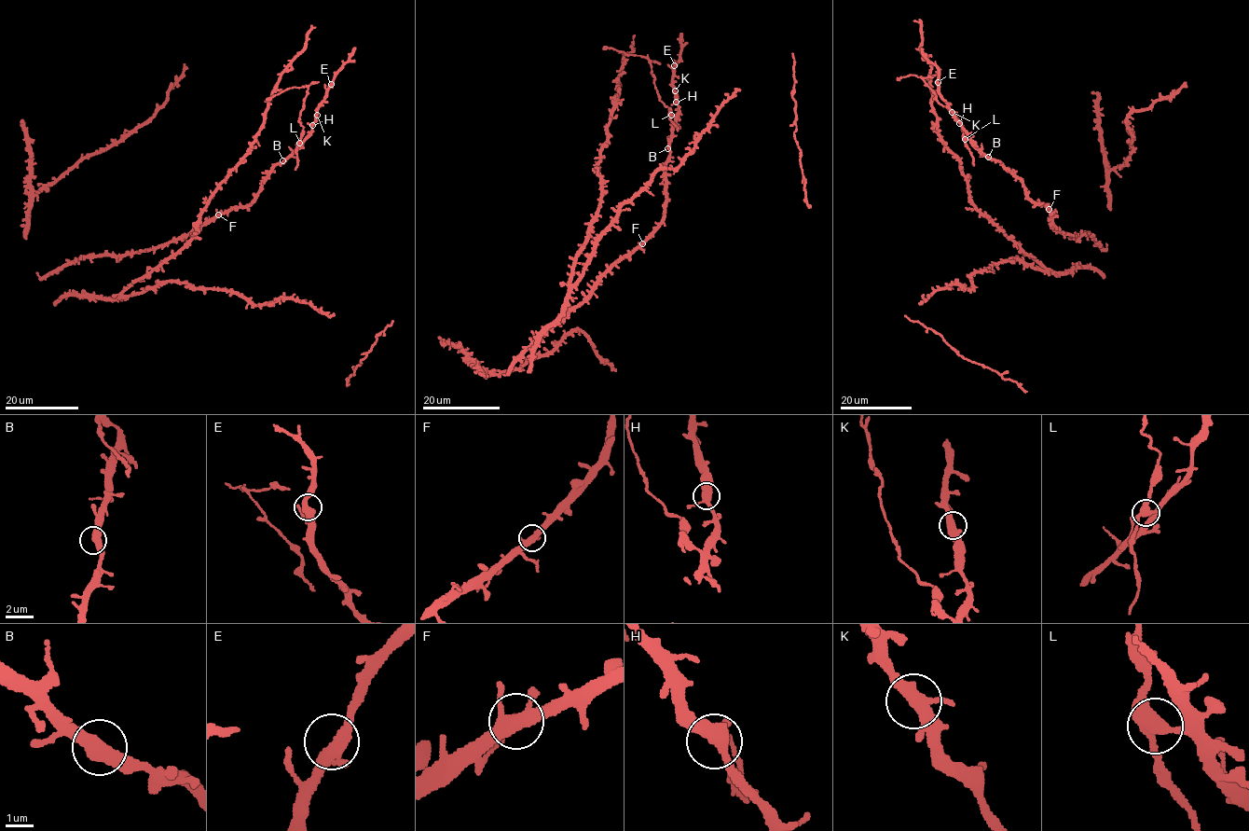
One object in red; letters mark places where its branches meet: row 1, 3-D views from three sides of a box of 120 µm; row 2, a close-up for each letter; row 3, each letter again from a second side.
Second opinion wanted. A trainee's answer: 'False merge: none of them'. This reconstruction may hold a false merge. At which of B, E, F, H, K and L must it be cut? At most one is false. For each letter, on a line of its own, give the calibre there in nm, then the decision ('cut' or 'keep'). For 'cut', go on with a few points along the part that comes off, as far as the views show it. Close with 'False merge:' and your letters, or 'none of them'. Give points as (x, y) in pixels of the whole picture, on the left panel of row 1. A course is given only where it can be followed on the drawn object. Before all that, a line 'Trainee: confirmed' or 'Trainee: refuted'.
Trainee: refuted
B: 500 nm thick; keep
E: 460 nm thick; keep
F: 400 nm thick; keep
H: 400 nm thick; keep
K: 400 nm thick; keep
L: 420 nm thick; cut; foreign part runs (299, 143), (303, 127), (298, 121), (308, 88), (289, 88), (267, 100)
False merge: L

